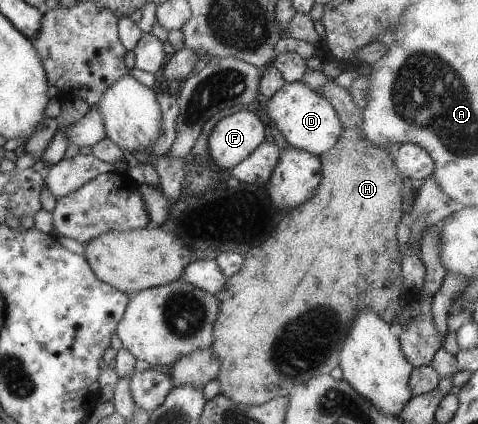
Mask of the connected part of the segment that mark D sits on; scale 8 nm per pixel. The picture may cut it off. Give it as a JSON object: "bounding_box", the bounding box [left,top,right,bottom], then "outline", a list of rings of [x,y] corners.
{"bounding_box":[267,82,345,156],"outline":[[[303,82],[286,83],[269,102],[267,102],[267,117],[275,123],[277,130],[294,148],[321,156],[331,150],[345,130],[335,108],[327,98],[315,92]]]}

